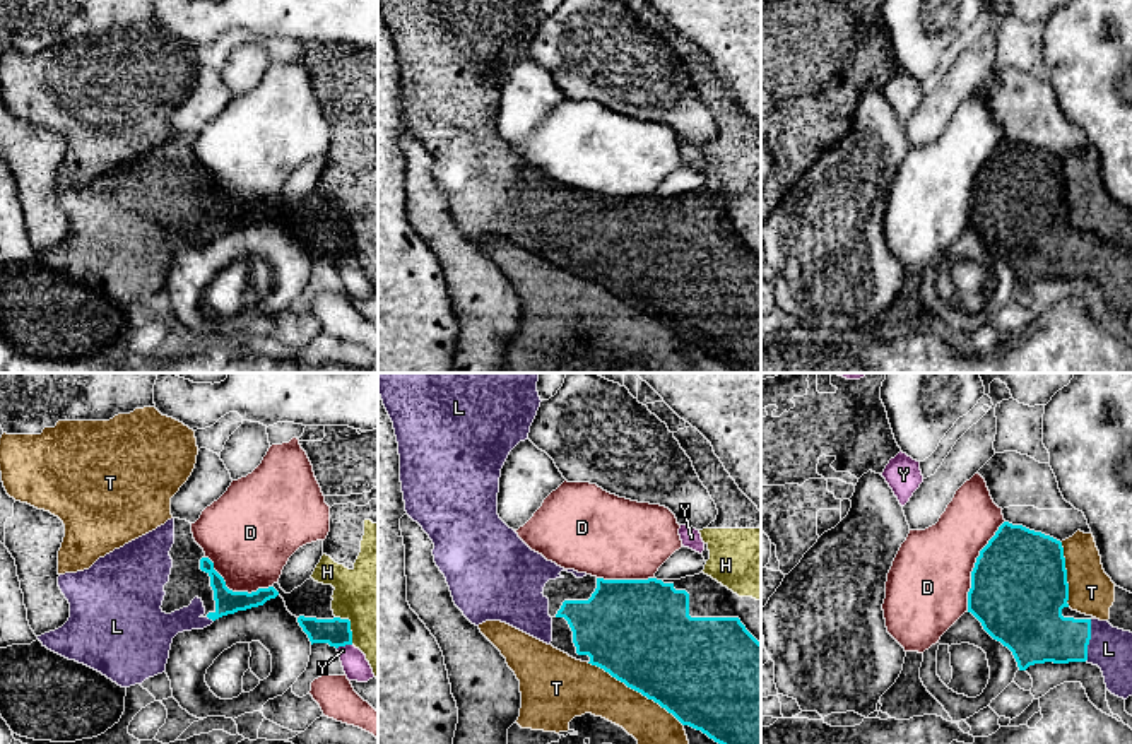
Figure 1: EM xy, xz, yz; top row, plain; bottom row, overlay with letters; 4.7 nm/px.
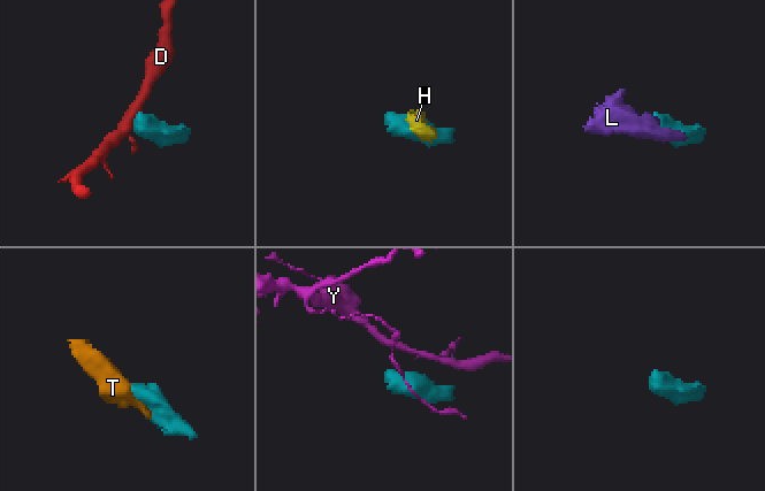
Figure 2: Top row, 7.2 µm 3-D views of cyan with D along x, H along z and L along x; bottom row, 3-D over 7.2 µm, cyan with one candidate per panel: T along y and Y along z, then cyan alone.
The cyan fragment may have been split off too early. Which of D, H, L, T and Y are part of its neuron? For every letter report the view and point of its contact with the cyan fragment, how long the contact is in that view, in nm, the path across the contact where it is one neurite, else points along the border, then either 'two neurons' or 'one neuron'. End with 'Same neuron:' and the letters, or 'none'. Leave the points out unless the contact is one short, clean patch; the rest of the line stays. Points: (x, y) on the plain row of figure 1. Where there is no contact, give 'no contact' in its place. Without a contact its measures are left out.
D: meets cyan in yz at (975, 182); contact 460 nm long; two neurons
H: meets cyan in xy at (349, 243); contact 160 nm long; border along xy (336, 233), (349, 238), (353, 260); two neurons
L: meets cyan in yz at (1090, 255); contact 200 nm long; one neuron
T: meets cyan in xz at (635, 307); contact 550 nm long; two neurons
Y: meets cyan in xy at (344, 262); contact 80 nm long; two neurons
Same neuron: L

